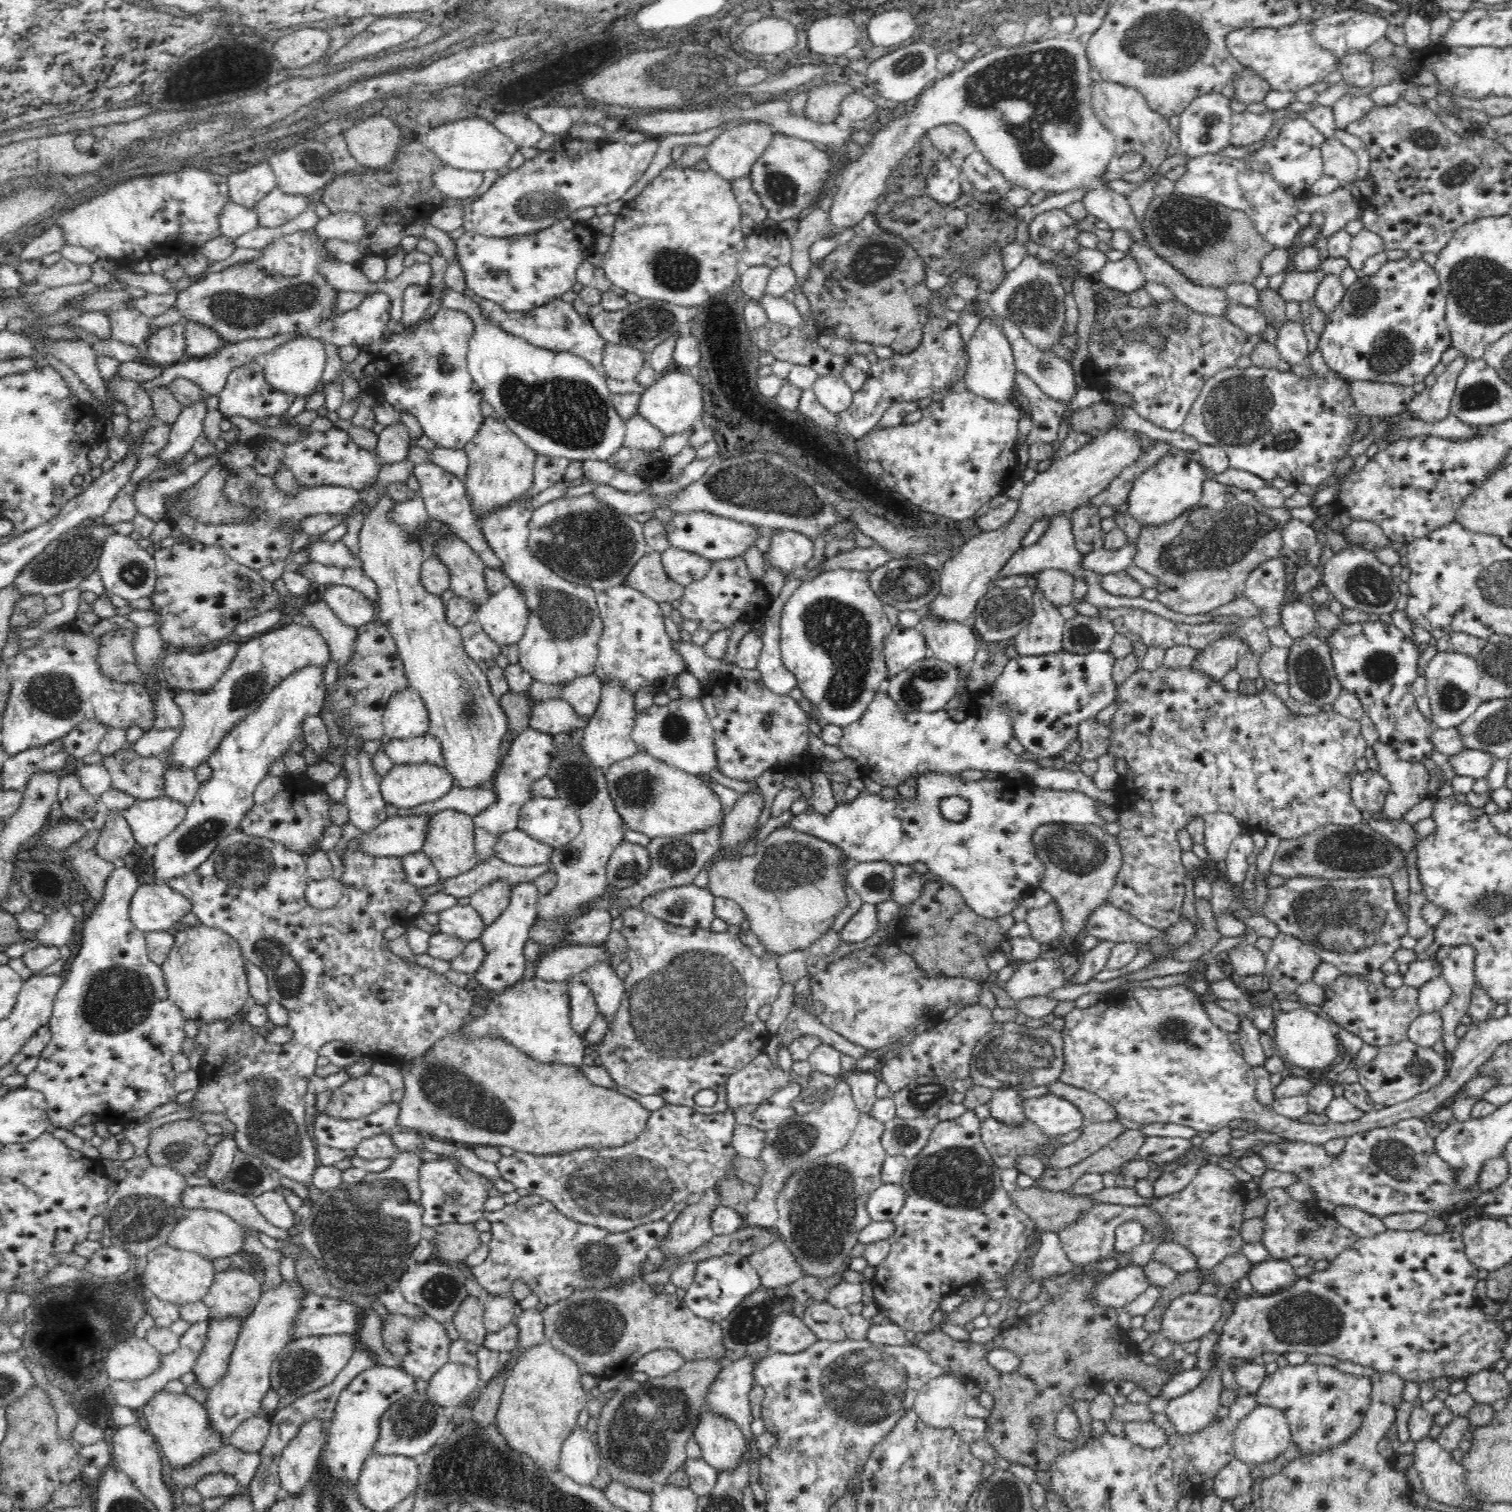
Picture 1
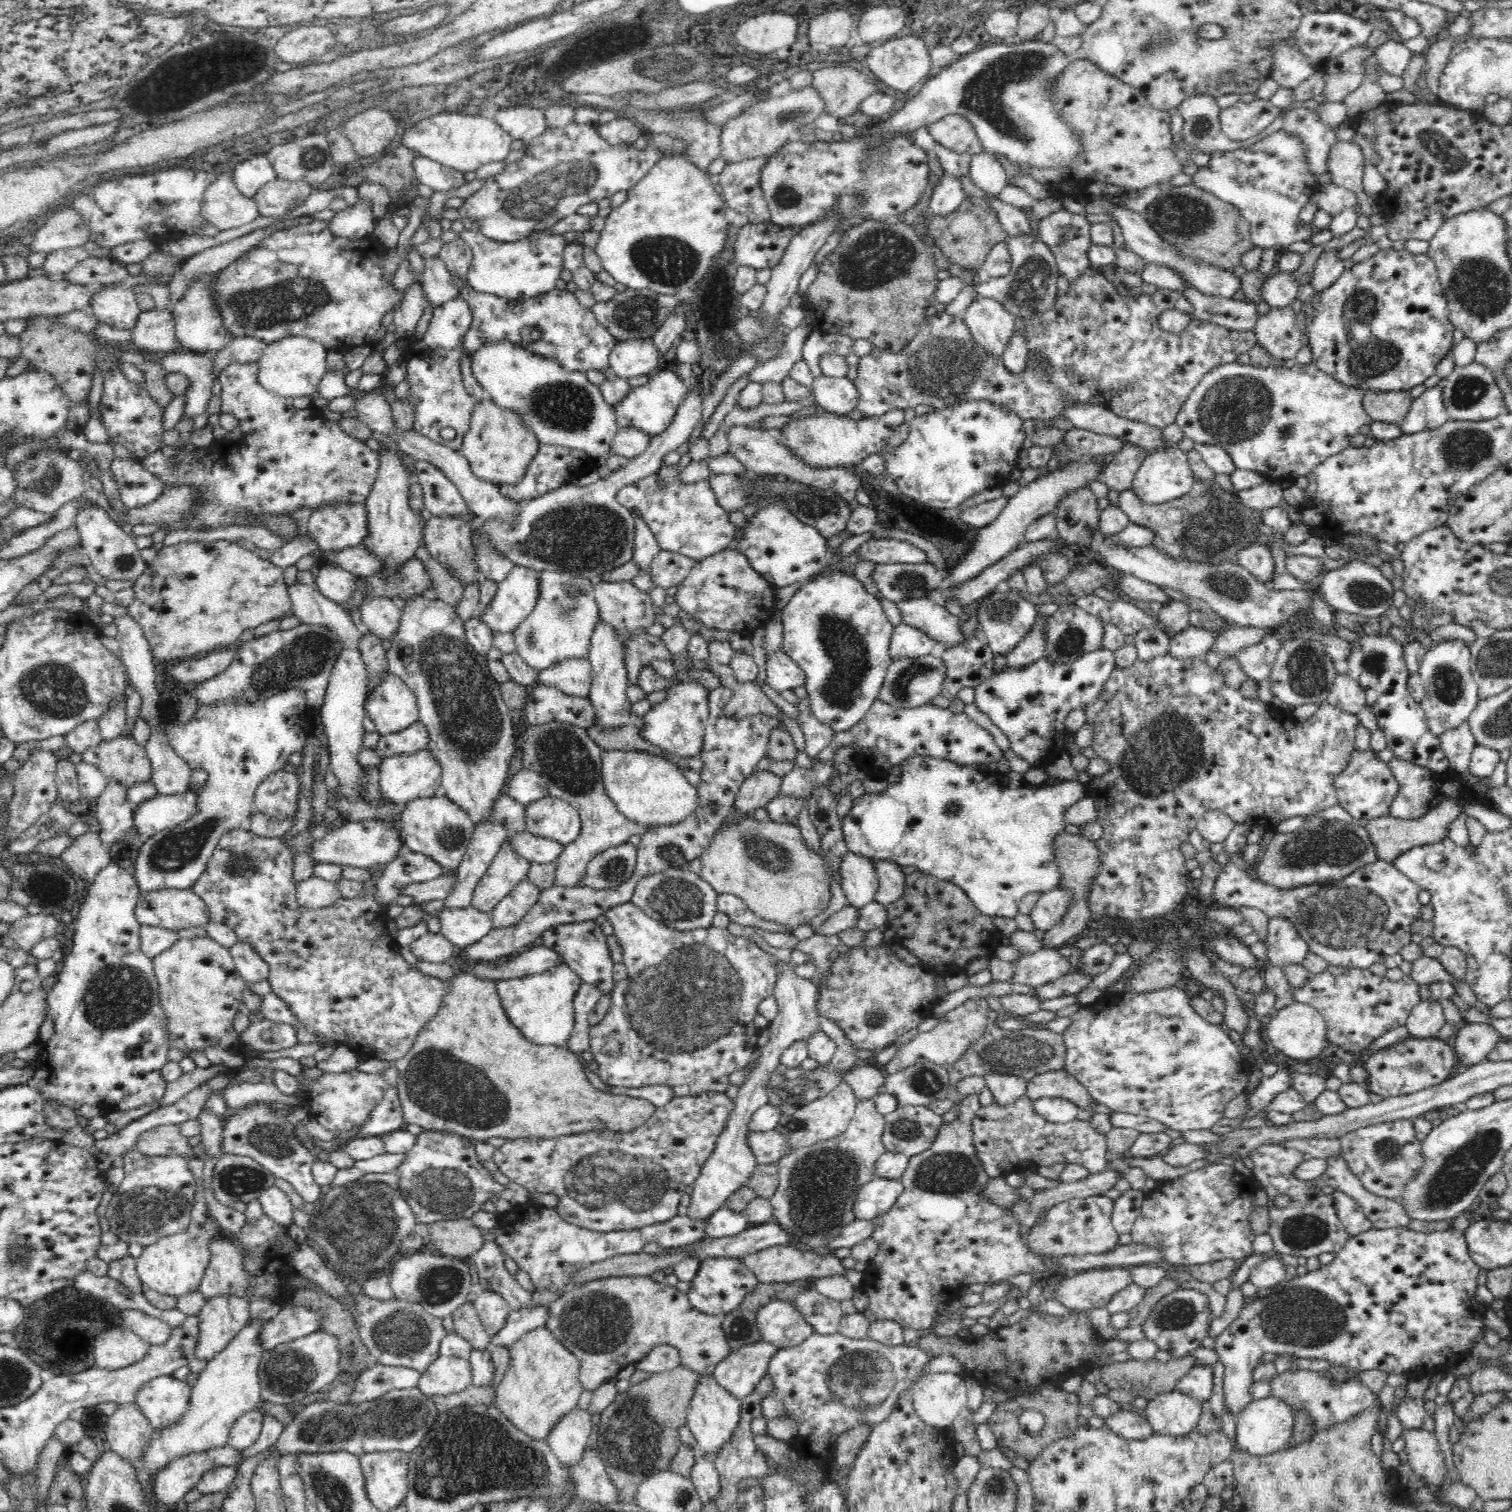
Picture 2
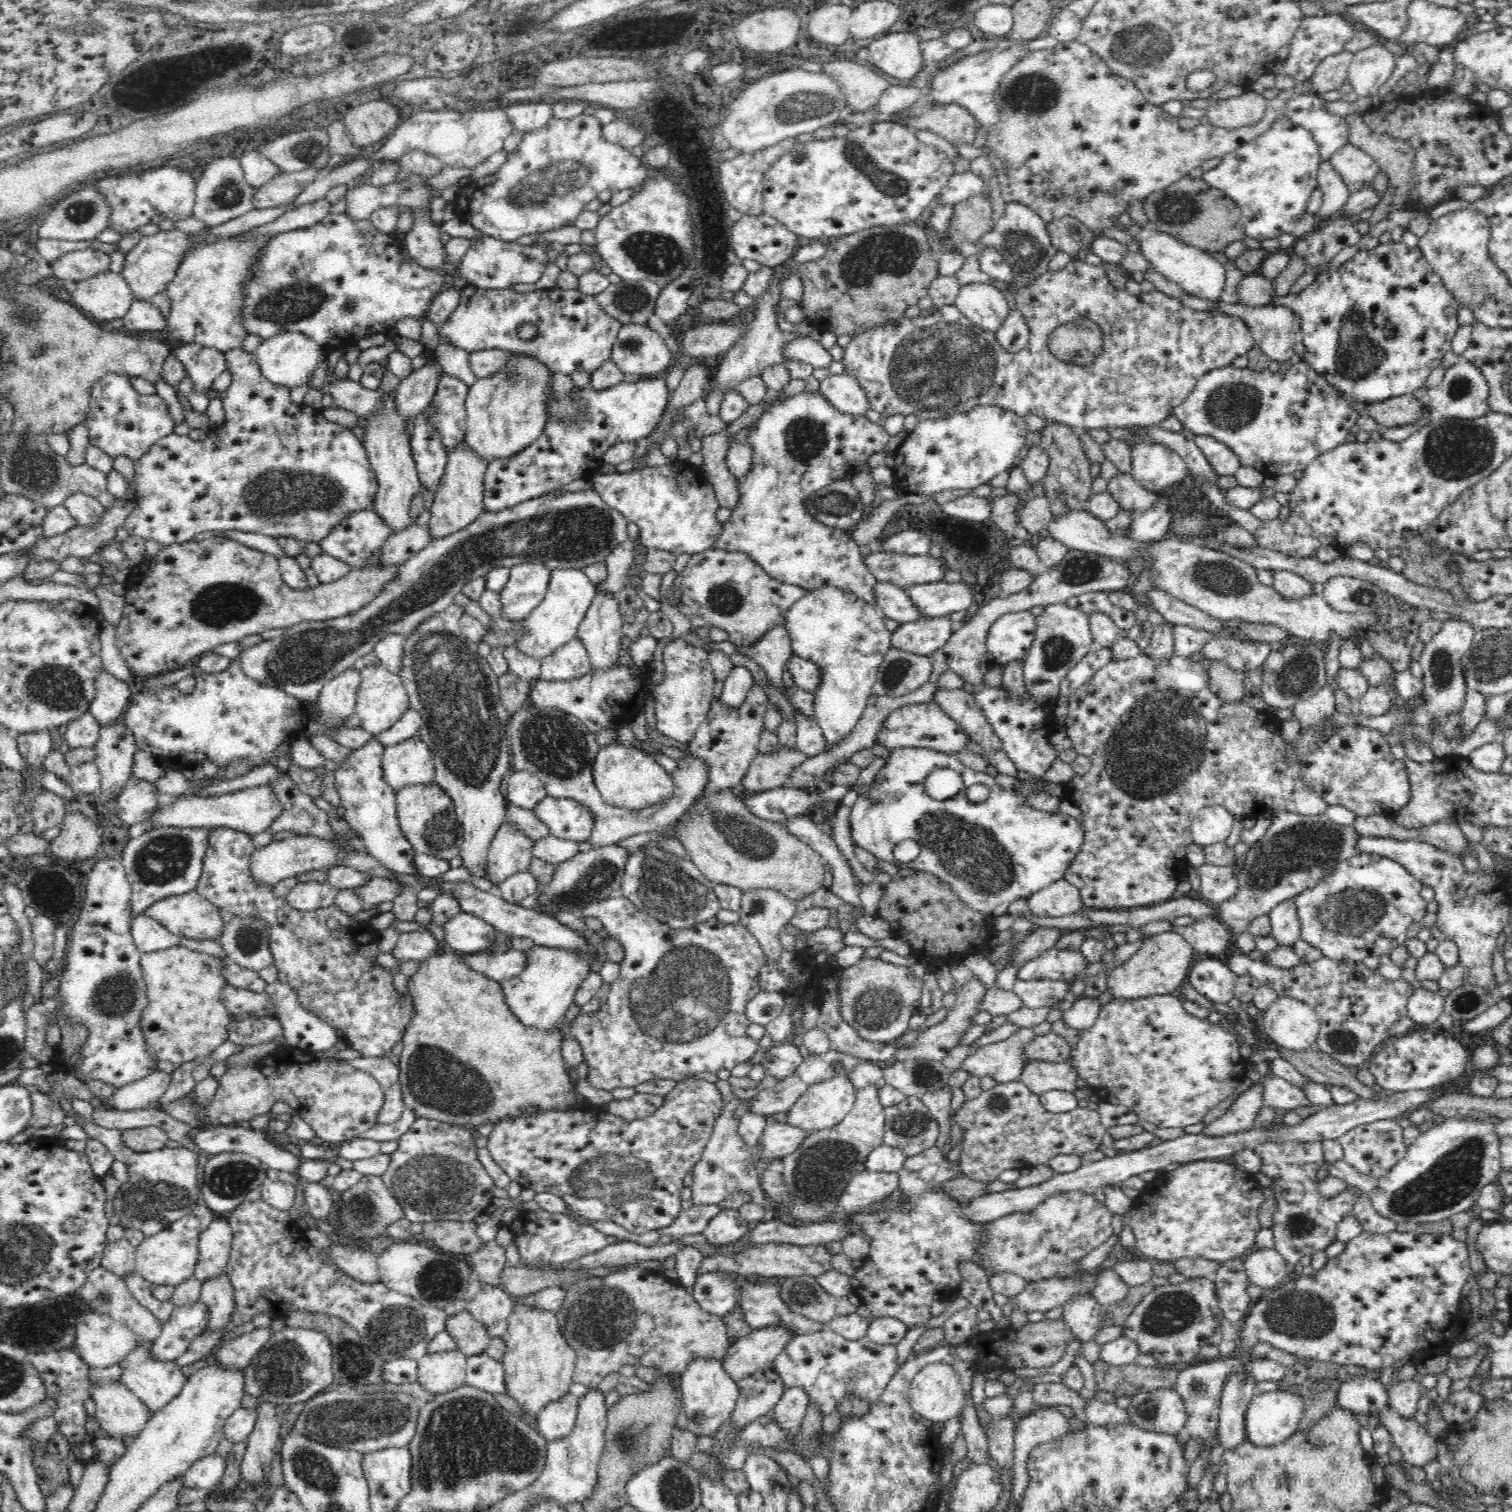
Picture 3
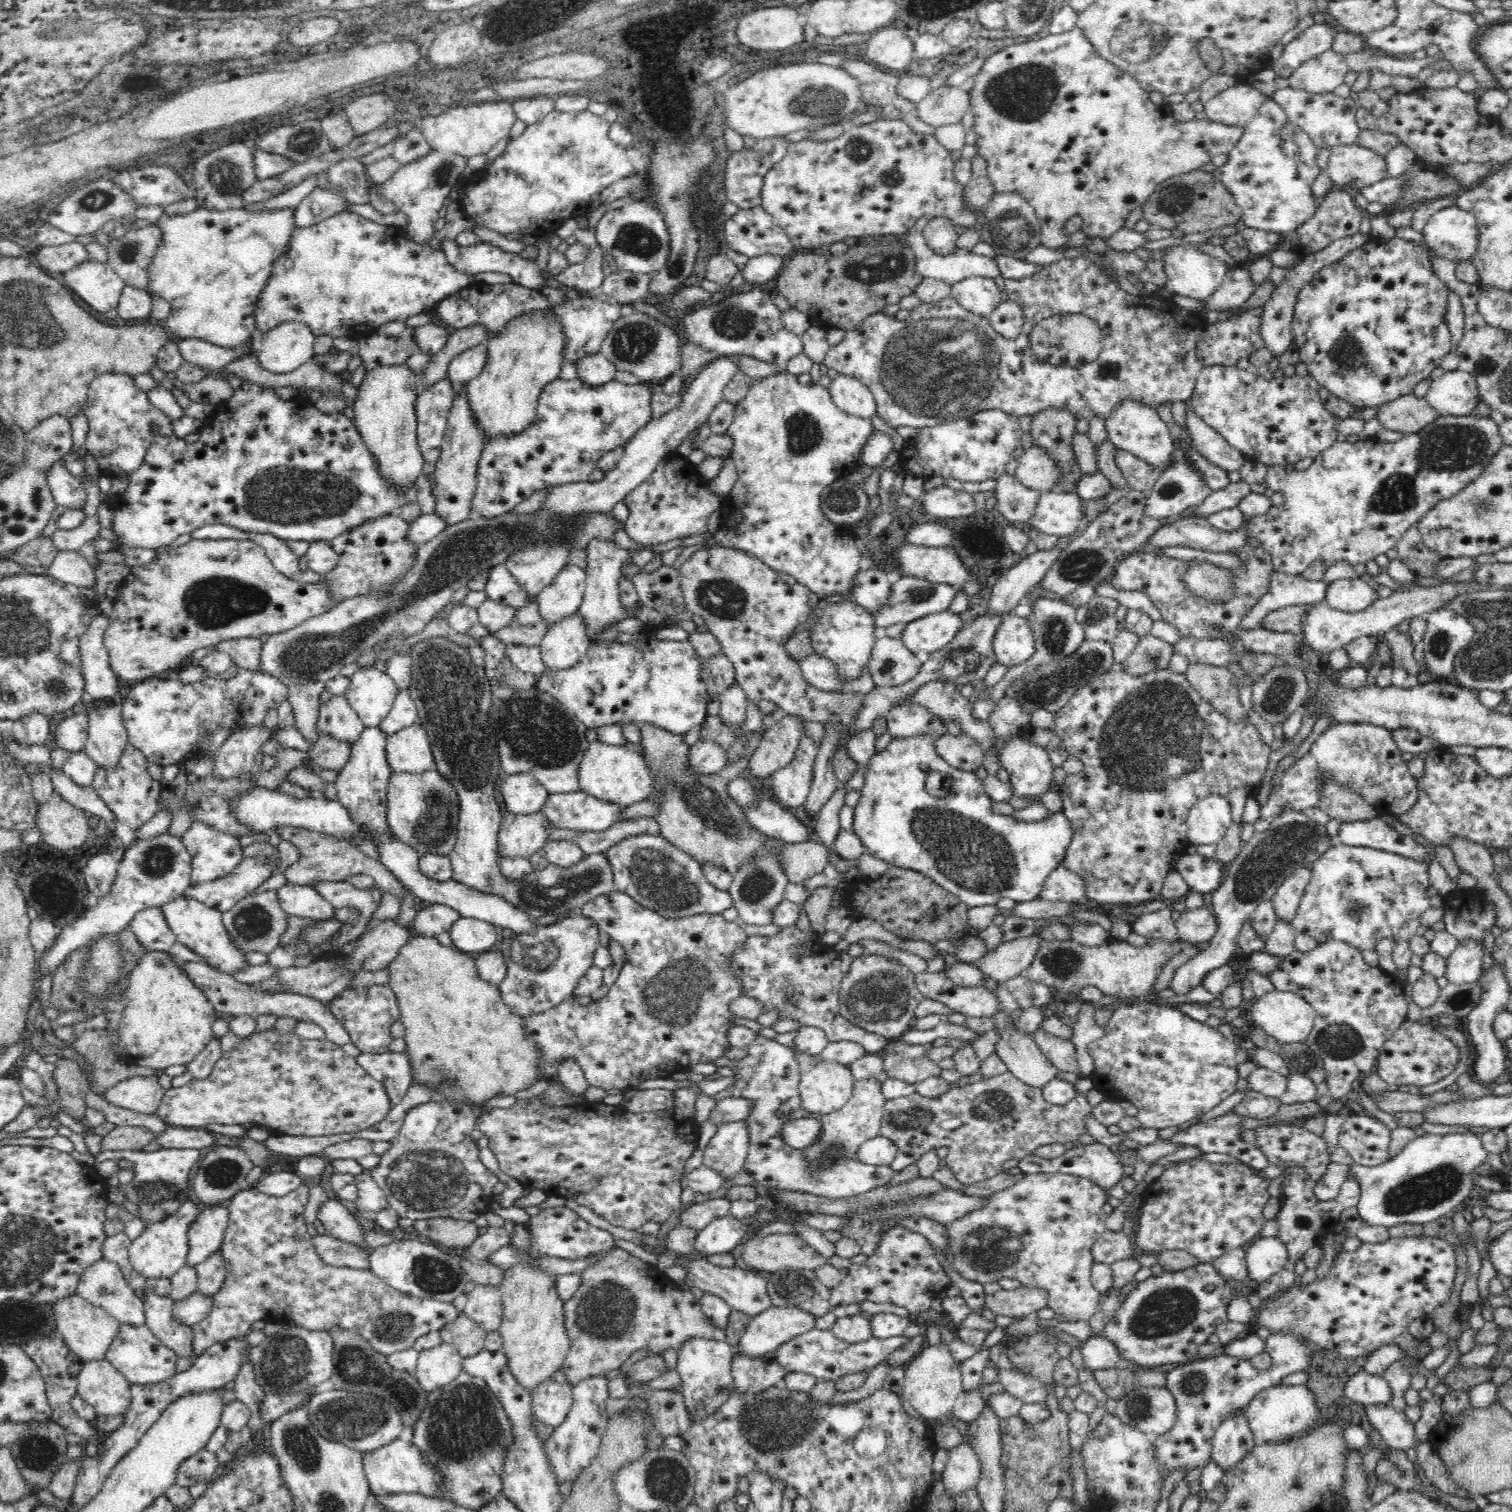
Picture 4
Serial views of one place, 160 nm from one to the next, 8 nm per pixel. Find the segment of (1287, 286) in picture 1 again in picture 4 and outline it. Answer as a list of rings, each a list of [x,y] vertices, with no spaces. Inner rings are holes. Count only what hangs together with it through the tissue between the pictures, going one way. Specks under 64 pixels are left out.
[[[1235,266],[1218,286],[1218,290],[1204,301],[1206,310],[1228,310],[1242,306],[1256,290],[1256,285],[1246,268]]]

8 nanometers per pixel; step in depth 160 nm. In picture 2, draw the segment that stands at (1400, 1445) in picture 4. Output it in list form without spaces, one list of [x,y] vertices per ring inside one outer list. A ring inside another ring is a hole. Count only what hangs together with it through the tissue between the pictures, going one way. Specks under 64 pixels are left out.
[[[1414,1428],[1414,1430],[1404,1429],[1401,1436],[1405,1440],[1404,1450],[1408,1454],[1408,1463],[1412,1470],[1422,1478],[1421,1484],[1432,1484],[1432,1486],[1439,1486],[1441,1488],[1442,1482],[1448,1477],[1446,1459],[1444,1459],[1447,1451],[1440,1448],[1438,1437],[1434,1435],[1434,1432],[1421,1428]]]

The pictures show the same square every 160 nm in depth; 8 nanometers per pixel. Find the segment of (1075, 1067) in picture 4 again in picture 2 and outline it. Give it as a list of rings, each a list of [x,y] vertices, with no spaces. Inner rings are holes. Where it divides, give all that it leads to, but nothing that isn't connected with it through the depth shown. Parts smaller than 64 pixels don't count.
[[[989,1022],[984,1036],[976,1040],[956,1064],[947,1068],[950,1078],[947,1098],[952,1100],[954,1106],[959,1106],[966,1097],[958,1094],[956,1086],[960,1080],[970,1076],[986,1077],[991,1073],[1002,1073],[998,1076],[1016,1076],[1025,1082],[1030,1082],[1041,1073],[1063,1070],[1066,1053],[1063,1033],[1052,1032],[1047,1027],[1004,1030]]]

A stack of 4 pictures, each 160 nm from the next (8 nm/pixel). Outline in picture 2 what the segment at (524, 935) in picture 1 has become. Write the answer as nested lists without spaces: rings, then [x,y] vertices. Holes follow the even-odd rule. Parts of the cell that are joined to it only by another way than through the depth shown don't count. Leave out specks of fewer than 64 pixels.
[[[527,879],[520,882],[508,896],[504,896],[491,910],[493,929],[508,928],[508,926],[518,924],[530,912],[530,908],[536,904],[540,894],[541,888],[532,882]]]

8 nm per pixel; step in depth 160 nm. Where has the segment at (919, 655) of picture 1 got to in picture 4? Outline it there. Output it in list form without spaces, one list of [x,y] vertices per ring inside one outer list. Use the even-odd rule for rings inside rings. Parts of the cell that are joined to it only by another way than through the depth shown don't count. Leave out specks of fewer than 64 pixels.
[[[946,610],[910,622],[904,628],[901,640],[914,654],[924,650],[932,655],[949,644],[964,627],[961,614]]]

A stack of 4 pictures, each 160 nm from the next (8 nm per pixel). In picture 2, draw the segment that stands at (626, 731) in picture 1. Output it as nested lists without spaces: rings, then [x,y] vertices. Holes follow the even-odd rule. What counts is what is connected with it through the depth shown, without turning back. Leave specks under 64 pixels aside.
[[[599,621],[596,631],[591,639],[589,664],[592,668],[593,680],[589,692],[589,699],[596,713],[595,726],[604,731],[607,729],[620,729],[629,725],[636,728],[644,728],[643,717],[632,713],[632,703],[626,695],[628,688],[627,671],[624,646],[618,633],[612,629],[612,626]]]

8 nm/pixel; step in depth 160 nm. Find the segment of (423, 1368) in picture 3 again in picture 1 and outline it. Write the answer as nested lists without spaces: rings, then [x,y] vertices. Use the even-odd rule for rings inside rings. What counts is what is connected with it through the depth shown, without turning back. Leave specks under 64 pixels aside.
[[[448,1362],[430,1378],[426,1394],[450,1412],[476,1390],[479,1381],[478,1369]]]

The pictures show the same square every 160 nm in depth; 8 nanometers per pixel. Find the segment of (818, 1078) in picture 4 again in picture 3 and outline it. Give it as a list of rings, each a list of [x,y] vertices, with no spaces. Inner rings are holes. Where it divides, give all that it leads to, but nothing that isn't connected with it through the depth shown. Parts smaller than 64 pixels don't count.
[[[835,1076],[822,1083],[814,1084],[801,1098],[791,1107],[787,1113],[787,1124],[796,1126],[808,1133],[826,1130],[837,1126],[852,1111],[857,1098],[857,1089],[849,1080],[849,1076]]]

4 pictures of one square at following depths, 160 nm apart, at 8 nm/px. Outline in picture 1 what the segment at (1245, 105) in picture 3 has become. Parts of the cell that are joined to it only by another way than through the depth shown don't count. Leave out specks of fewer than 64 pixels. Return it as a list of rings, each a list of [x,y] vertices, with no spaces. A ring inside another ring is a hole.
[[[1245,110],[1241,114],[1233,114],[1231,144],[1235,147],[1255,146],[1264,142],[1265,137],[1273,128],[1274,117],[1271,110],[1262,115]]]

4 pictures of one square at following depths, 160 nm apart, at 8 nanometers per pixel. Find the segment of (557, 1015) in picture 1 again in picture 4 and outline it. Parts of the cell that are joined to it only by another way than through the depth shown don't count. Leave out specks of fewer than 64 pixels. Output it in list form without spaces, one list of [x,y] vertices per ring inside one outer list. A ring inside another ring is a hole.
[[[577,912],[551,925],[538,926],[534,932],[525,936],[503,938],[501,948],[498,950],[502,951],[504,960],[508,963],[508,972],[506,978],[498,984],[498,989],[500,989],[502,999],[514,1011],[514,1014],[523,1018],[542,1014],[542,1012],[548,1012],[554,1006],[558,1006],[564,998],[572,996],[580,978],[593,965],[594,953],[600,942],[598,937],[600,932],[598,925],[591,918],[584,918]]]

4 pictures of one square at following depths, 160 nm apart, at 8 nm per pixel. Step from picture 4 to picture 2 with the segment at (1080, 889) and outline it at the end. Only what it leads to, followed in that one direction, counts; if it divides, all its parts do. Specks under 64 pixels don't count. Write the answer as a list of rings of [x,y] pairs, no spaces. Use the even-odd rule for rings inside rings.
[[[1056,887],[1041,893],[1034,908],[1029,913],[1036,931],[1041,934],[1062,920],[1071,903],[1071,890]]]

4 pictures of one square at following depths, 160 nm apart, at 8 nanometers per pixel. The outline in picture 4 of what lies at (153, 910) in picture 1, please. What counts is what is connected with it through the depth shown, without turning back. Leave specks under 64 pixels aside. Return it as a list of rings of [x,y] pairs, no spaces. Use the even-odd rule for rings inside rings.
[[[184,896],[163,904],[161,909],[169,927],[177,937],[177,942],[181,942],[204,957],[206,962],[218,971],[231,975],[239,968],[248,965],[244,959],[246,952],[234,946],[224,926],[223,913],[219,910],[206,906],[204,903],[197,901],[196,898]]]

